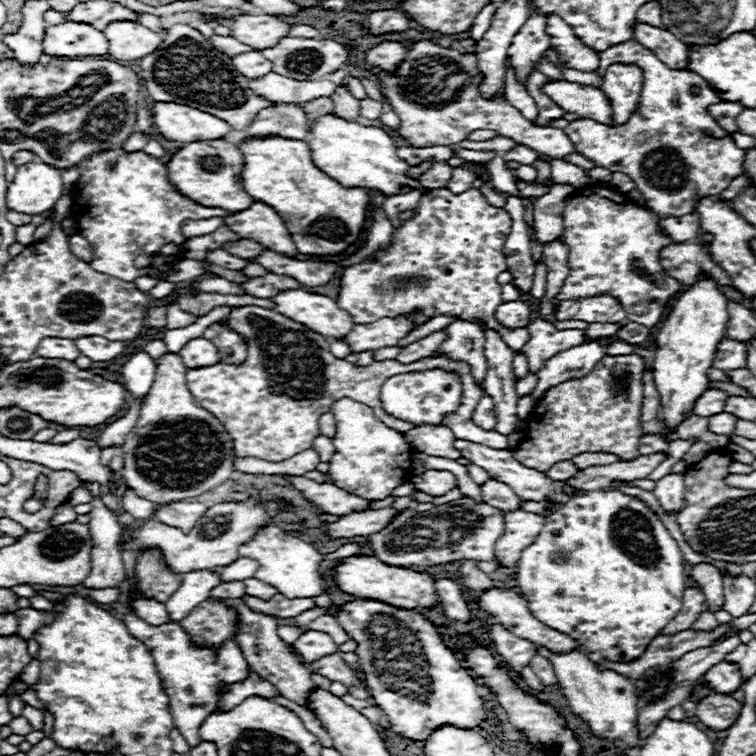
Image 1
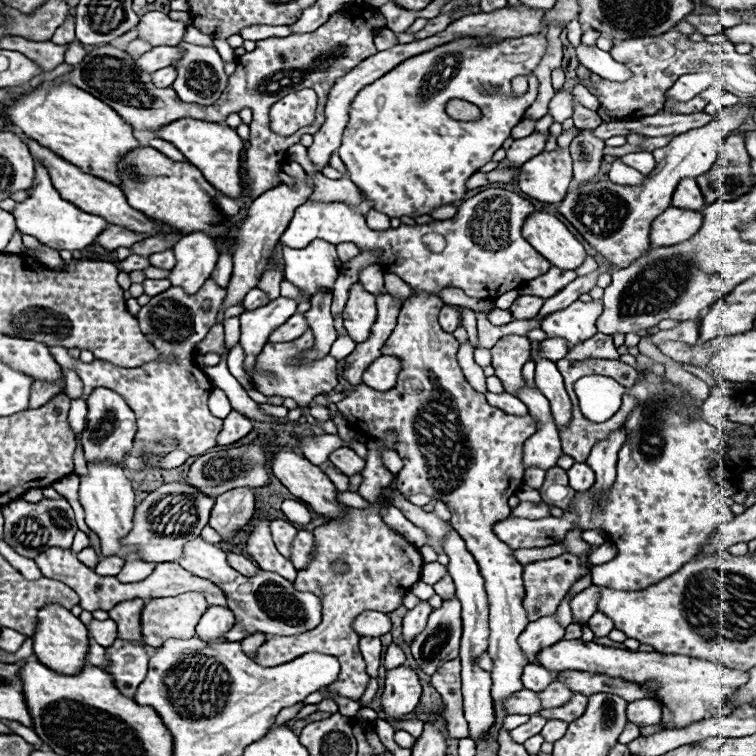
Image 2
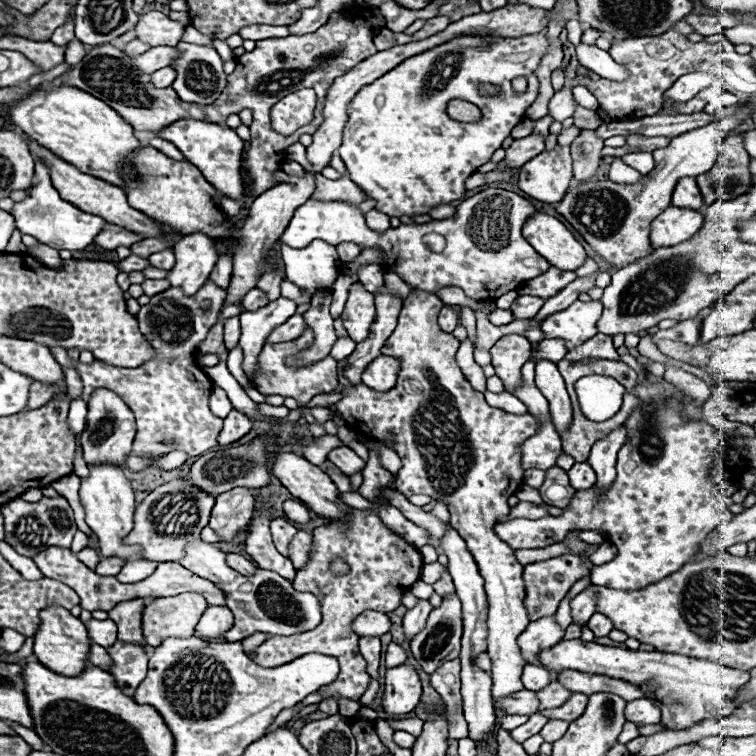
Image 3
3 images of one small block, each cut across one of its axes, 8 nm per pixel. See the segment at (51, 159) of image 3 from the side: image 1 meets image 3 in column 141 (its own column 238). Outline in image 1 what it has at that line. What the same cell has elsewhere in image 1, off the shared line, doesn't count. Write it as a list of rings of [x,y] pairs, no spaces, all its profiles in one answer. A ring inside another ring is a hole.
[[[254,202],[248,210],[228,214],[224,216],[224,222],[240,238],[252,238],[262,246],[266,246],[268,250],[280,254],[288,254],[288,256],[298,254],[294,240],[284,226],[284,220],[276,210],[272,210],[272,206],[264,202]]]

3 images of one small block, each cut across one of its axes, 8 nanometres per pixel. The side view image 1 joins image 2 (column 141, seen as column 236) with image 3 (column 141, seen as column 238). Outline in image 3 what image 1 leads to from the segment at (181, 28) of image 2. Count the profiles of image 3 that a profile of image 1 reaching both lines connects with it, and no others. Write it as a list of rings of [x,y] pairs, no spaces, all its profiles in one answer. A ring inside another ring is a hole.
[[[162,12],[142,14],[134,26],[136,38],[150,46],[176,46],[182,40],[184,24],[170,20]]]

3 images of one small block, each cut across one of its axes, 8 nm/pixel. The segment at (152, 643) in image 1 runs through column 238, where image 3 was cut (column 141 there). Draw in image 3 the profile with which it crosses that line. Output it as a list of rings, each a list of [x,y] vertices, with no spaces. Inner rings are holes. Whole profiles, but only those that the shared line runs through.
[[[118,640],[112,648],[108,648],[108,654],[114,660],[110,674],[116,678],[124,694],[134,696],[136,686],[140,686],[140,682],[146,678],[146,666],[148,666],[146,650],[142,646]]]

